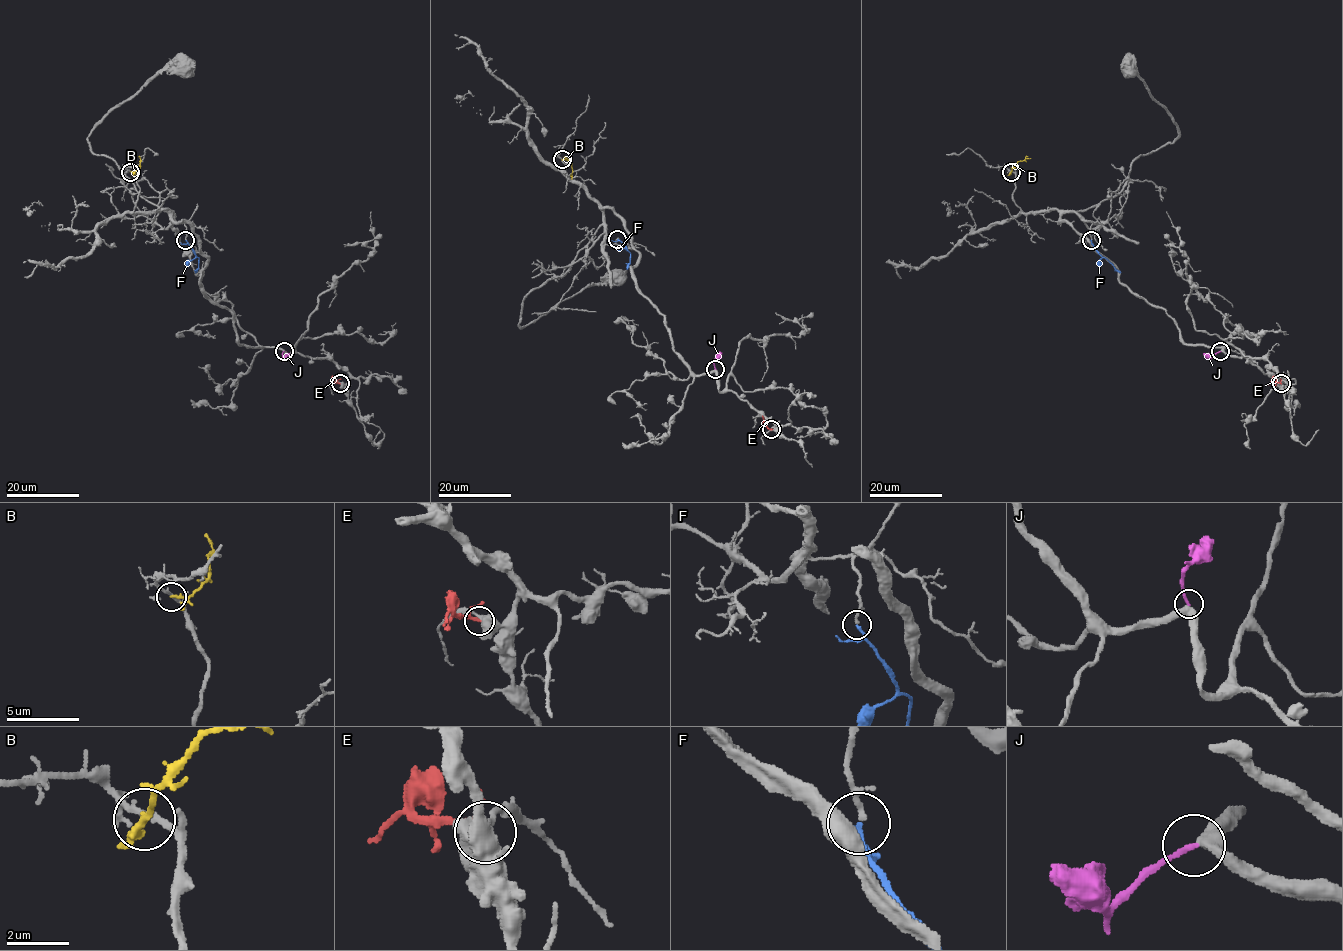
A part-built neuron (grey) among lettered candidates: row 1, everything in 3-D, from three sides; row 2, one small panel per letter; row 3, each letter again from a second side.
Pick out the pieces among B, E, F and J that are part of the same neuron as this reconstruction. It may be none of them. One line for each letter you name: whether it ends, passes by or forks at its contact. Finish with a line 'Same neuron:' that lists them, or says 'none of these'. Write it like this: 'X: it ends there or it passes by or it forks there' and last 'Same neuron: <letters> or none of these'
F: it passes by
J: it ends there
Same neuron: F, J

